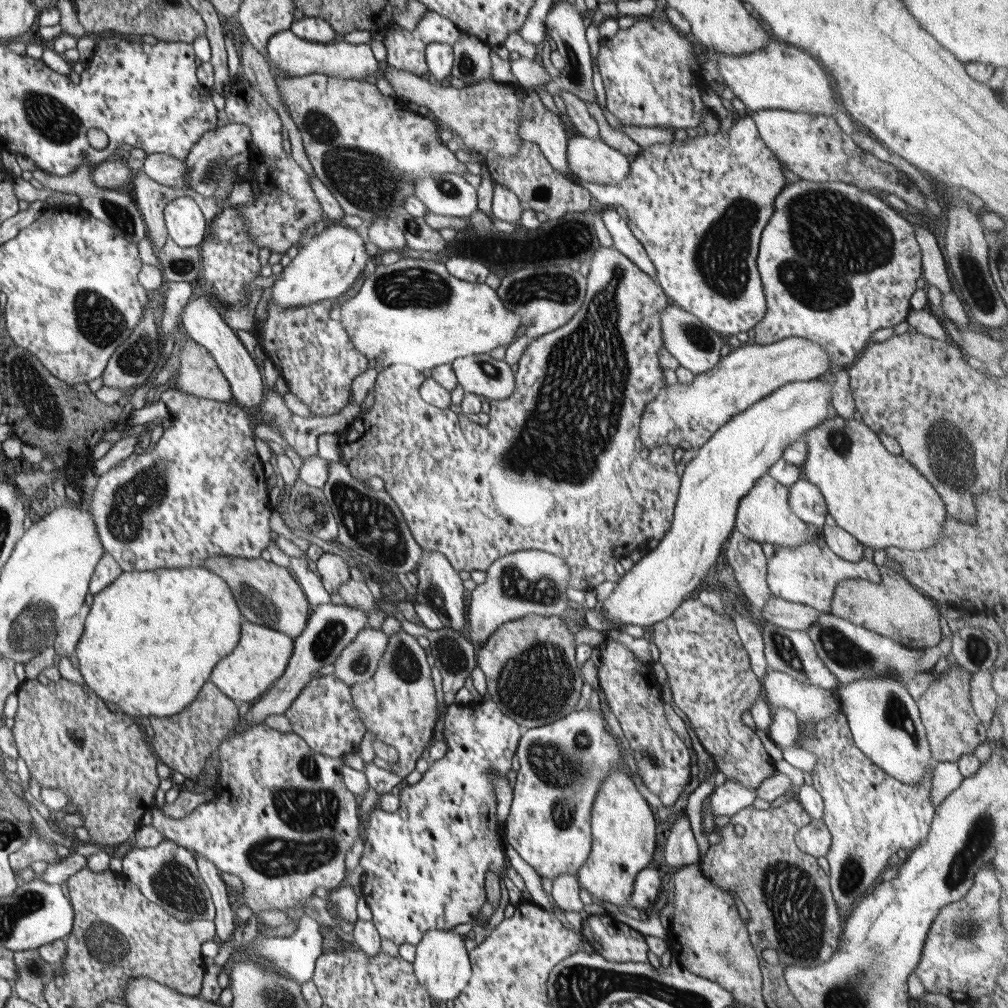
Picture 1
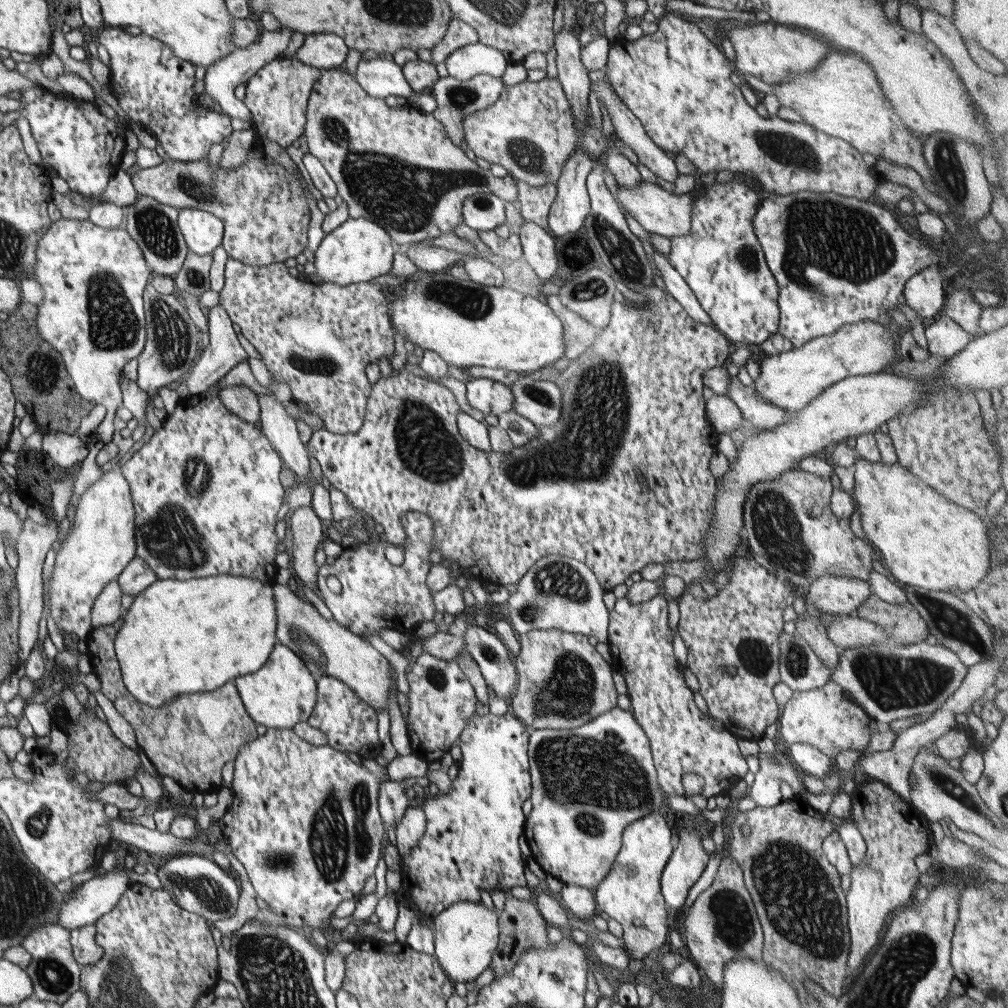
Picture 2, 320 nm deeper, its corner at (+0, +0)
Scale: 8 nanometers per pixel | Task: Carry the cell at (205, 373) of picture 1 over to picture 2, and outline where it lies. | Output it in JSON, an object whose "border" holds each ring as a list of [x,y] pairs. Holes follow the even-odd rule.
{"border":[[[220,386],[212,391],[236,416],[260,426],[261,408],[259,398],[247,386]]]}

